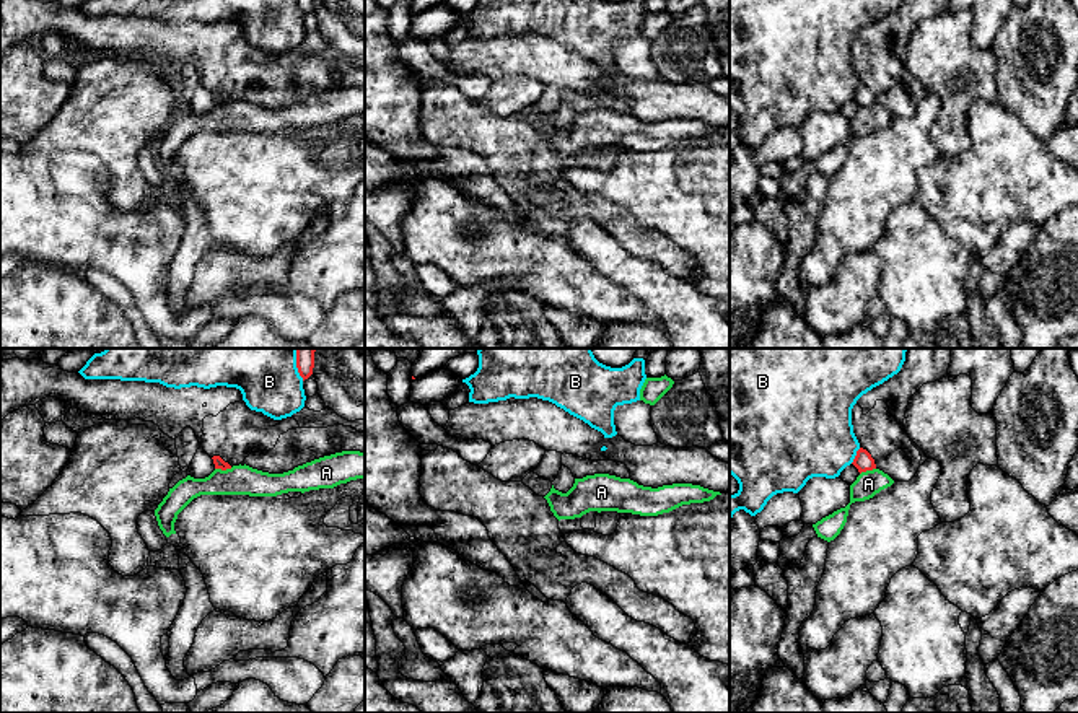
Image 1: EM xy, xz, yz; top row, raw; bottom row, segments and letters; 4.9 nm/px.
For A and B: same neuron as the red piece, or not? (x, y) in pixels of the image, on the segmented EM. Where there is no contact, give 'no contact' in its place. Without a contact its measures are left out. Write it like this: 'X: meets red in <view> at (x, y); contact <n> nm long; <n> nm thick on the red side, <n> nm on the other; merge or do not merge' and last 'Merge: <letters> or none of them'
A: meets red in xy at (223, 469); contact 90 nm long; 50 nm thick on the red side, 140 nm on the other; do not merge
B: meets red in yz at (855, 456); contact 90 nm long; 90 nm thick on the red side, 420 nm on the other; do not merge
Merge: none of them

